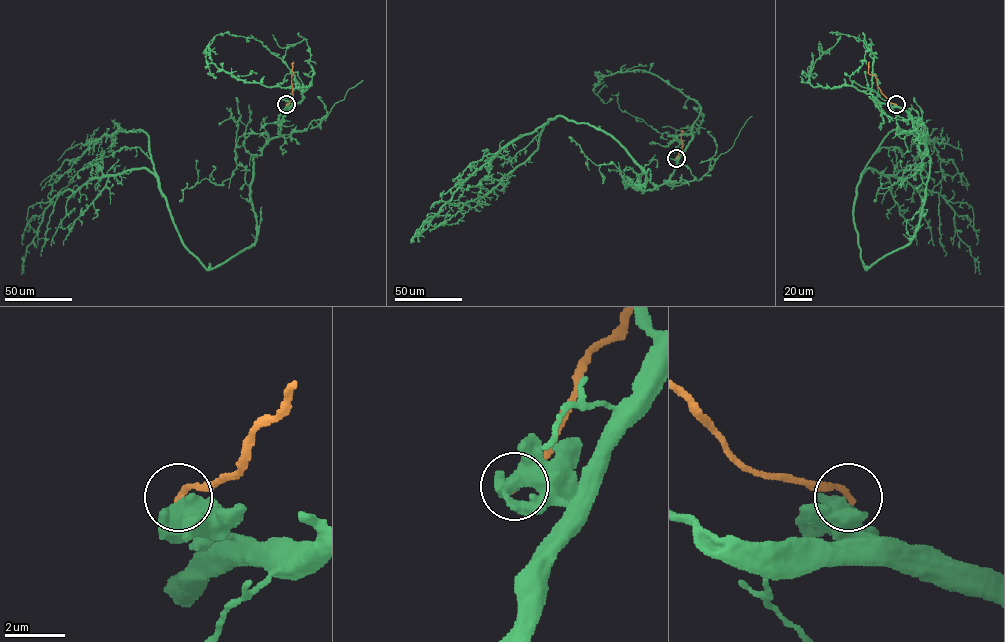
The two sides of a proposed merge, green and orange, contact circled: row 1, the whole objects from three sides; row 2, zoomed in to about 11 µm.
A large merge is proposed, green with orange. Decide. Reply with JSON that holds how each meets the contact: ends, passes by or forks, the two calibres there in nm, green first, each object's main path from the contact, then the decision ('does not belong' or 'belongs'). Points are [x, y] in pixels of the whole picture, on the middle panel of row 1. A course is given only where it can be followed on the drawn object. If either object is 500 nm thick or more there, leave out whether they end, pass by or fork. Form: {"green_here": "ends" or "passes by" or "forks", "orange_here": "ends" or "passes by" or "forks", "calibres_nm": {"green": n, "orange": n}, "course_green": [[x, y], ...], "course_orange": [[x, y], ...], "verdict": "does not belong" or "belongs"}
{"calibres_nm": {"green": 550, "orange": 190}, "course_green": [[676, 158], [669, 180], [642, 192], [646, 175], [610, 135], [562, 116], [551, 118], [481, 166], [411, 243]], "course_orange": [[676, 158], [681, 149], [682, 131]], "verdict": "does not belong"}

